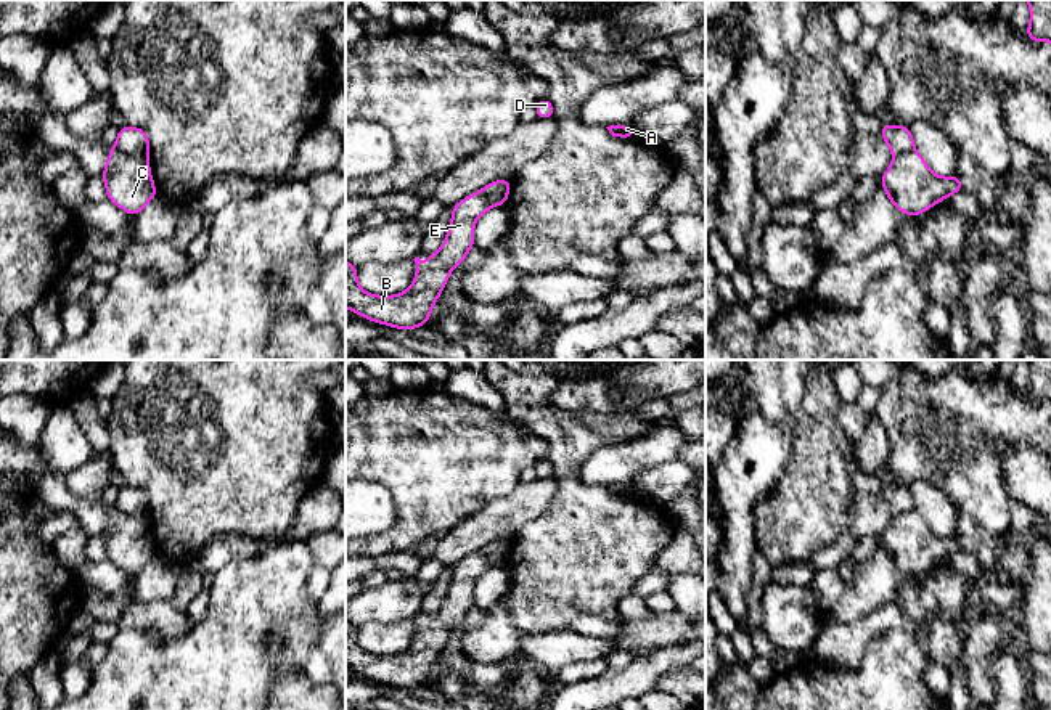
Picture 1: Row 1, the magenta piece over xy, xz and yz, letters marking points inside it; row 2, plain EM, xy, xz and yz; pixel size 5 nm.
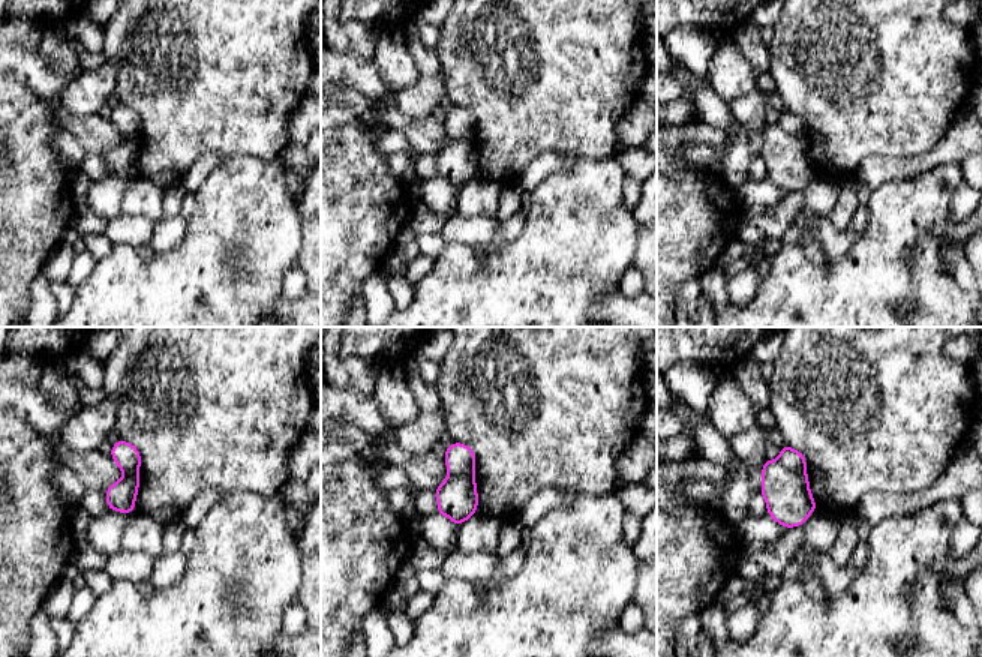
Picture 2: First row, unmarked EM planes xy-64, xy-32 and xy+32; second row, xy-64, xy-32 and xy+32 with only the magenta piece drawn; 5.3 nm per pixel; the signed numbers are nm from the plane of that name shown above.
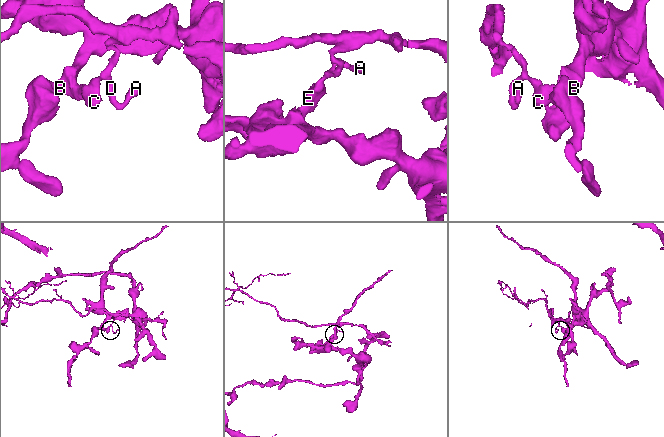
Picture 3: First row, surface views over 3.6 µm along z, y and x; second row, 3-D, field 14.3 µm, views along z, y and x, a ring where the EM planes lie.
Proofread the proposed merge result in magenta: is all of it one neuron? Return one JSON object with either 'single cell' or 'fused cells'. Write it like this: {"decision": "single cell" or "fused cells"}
{"decision": "fused cells"}

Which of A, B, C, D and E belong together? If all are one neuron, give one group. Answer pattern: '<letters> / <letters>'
A D / B C E

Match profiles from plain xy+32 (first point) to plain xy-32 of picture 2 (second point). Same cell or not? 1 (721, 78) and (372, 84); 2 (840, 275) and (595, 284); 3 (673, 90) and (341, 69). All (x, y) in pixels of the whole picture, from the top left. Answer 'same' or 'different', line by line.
1: different
2: same
3: same

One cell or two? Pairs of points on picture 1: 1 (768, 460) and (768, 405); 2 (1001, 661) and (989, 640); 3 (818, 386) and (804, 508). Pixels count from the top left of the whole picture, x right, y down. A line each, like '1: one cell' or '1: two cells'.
1: two cells
2: two cells
3: one cell

